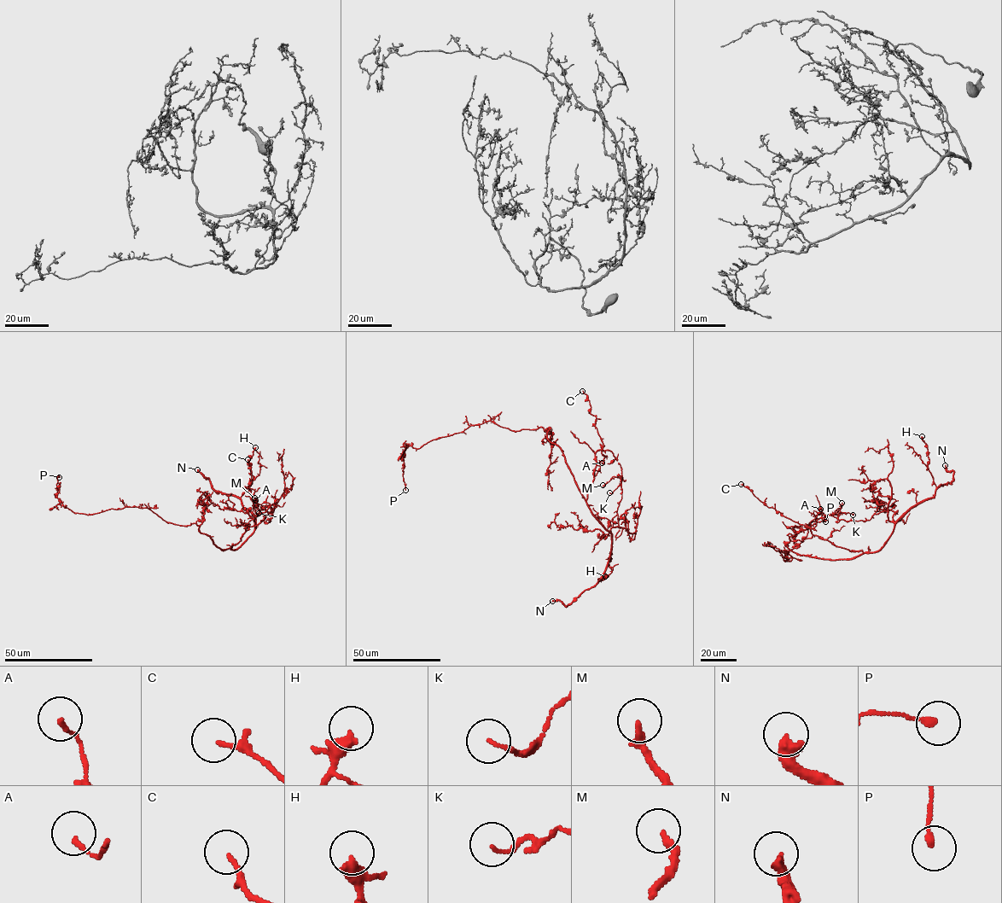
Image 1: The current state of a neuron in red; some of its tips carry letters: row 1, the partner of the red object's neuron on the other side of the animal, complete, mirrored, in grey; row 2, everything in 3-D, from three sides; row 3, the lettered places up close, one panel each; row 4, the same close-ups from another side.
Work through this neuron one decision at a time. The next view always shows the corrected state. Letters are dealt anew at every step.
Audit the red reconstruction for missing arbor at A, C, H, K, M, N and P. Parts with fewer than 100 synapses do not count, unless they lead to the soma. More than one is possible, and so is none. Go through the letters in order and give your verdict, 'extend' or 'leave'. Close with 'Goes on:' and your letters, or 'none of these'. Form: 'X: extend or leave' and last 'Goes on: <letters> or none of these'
A: leave
C: leave
H: leave
K: leave
M: leave
N: extend
P: leave
Goes on: N

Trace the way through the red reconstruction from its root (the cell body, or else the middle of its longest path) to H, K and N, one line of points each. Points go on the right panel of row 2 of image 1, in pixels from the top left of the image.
H: (805, 555), (832, 560), (876, 552), (897, 522), (934, 496), (936, 486), (928, 467), (927, 445), (922, 436)
K: (805, 555), (832, 560), (878, 550), (894, 527), (888, 513), (865, 521), (838, 519), (840, 512), (853, 515)
N: (805, 555), (832, 560), (876, 552), (901, 518), (930, 498), (940, 486), (951, 482), (953, 471), (945, 465)

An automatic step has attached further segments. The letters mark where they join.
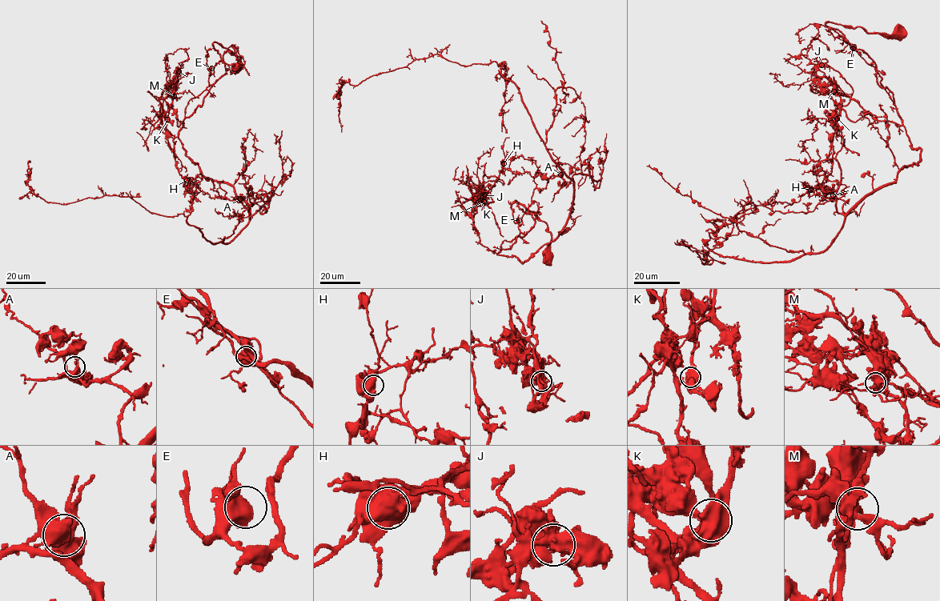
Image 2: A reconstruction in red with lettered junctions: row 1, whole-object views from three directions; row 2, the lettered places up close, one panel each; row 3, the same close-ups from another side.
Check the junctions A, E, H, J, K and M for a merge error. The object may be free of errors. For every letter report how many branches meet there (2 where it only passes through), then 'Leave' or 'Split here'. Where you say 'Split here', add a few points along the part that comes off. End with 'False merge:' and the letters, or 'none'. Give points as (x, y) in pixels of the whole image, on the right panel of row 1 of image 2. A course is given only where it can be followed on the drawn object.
A: Branches: 2. Leave
E: Branches: 2. Leave
H: Branches: 2. Leave
J: Branches: 2. Split here. Course of the part to remove: (821, 65), (816, 68), (841, 102), (833, 122), (831, 173), (817, 186), (803, 183), (816, 190)
K: Branches: 3. Leave
M: Branches: 2. Leave
False merge: J

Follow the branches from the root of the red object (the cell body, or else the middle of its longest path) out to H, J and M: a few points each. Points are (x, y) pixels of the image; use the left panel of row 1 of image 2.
H: (235, 67), (240, 56), (213, 43), (221, 60), (176, 137), (162, 128), (160, 102), (186, 180)
J: (235, 67), (240, 56), (213, 43), (221, 60), (176, 137), (162, 128), (158, 100), (178, 71)
M: (235, 67), (240, 56), (213, 43), (221, 60), (176, 137), (159, 115), (158, 100), (174, 96)

